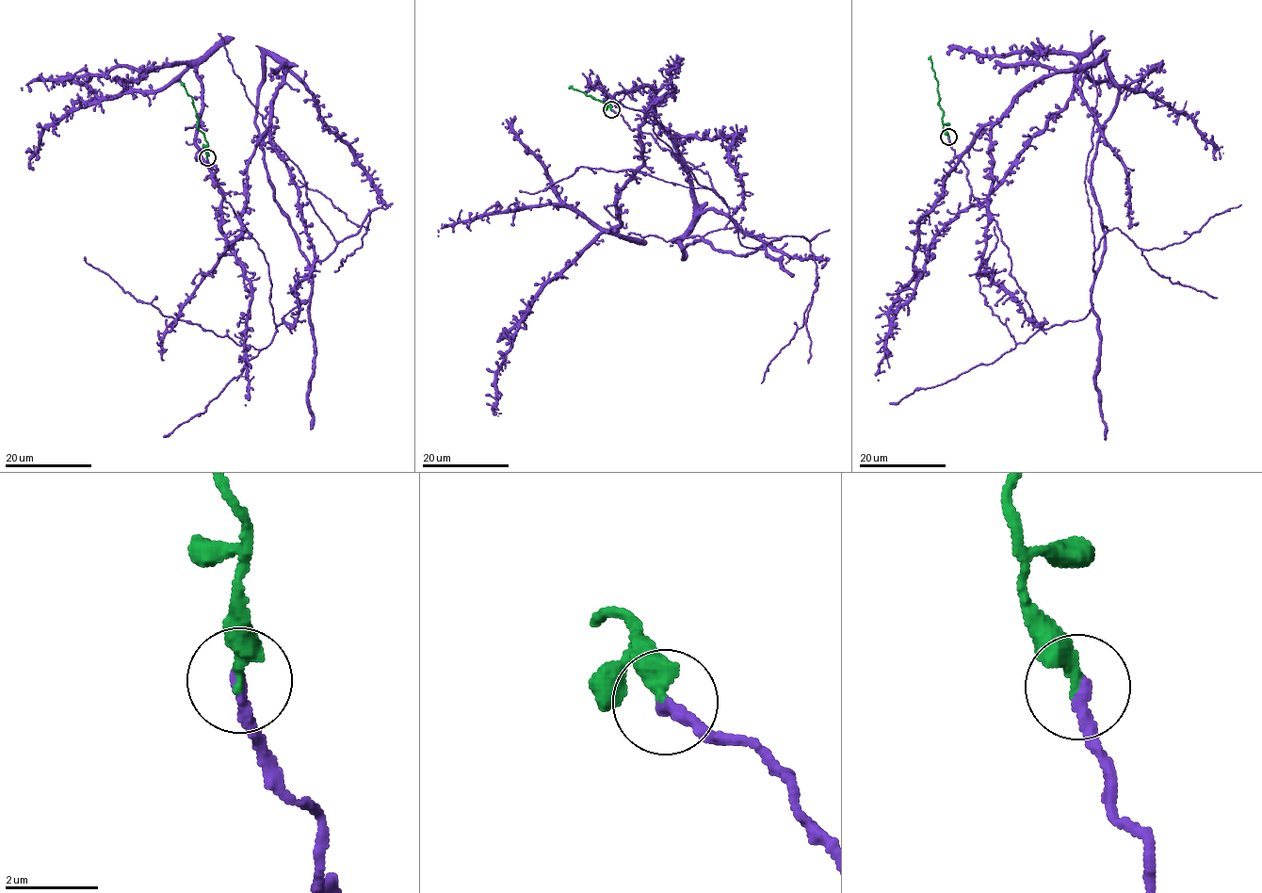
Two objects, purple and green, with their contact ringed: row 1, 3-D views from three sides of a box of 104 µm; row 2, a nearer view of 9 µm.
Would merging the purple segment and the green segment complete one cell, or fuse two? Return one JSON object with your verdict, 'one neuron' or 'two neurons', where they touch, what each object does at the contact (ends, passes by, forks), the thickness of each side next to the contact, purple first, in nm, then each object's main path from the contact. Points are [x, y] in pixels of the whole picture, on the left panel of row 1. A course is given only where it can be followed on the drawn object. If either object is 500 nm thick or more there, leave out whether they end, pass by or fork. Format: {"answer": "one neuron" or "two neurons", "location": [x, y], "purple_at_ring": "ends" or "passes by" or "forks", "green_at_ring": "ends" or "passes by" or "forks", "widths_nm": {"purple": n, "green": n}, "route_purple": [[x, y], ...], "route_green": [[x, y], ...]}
{"answer": "one neuron", "location": [207, 157], "purple_at_ring": "ends", "green_at_ring": "ends", "widths_nm": {"purple": 300, "green": 320}, "route_purple": [[206, 157], [268, 266], [276, 329], [337, 244], [219, 45], [197, 68], [196, 141], [250, 284], [244, 405]], "route_green": [[206, 157], [206, 140], [197, 128], [192, 98], [180, 82]]}

